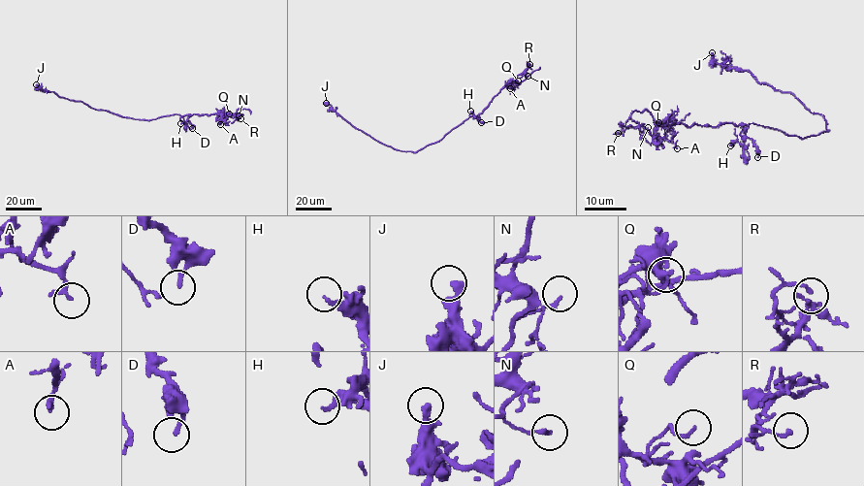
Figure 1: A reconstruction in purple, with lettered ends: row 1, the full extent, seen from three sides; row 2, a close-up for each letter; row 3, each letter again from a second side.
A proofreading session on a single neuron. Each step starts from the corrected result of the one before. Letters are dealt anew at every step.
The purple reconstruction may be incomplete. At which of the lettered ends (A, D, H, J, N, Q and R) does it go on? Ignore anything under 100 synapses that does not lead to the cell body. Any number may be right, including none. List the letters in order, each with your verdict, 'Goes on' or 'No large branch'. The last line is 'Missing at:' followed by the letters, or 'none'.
A: No large branch
D: No large branch
H: No large branch
J: No large branch
N: No large branch
Q: No large branch
R: No large branch
Missing at: none

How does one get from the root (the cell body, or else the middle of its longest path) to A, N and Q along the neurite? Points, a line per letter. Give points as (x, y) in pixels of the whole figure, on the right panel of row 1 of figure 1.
A: (804, 138), (753, 123), (744, 127), (732, 123), (686, 126), (666, 122), (671, 126), (663, 138), (677, 148)
N: (804, 138), (753, 123), (744, 127), (666, 122), (656, 127), (654, 136), (639, 126), (643, 133), (648, 127)
Q: (804, 138), (753, 123), (744, 127), (732, 123), (686, 126), (658, 122)

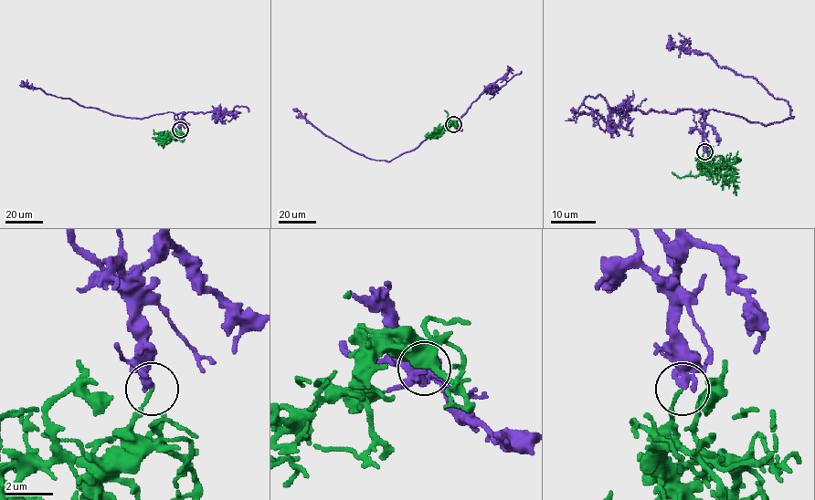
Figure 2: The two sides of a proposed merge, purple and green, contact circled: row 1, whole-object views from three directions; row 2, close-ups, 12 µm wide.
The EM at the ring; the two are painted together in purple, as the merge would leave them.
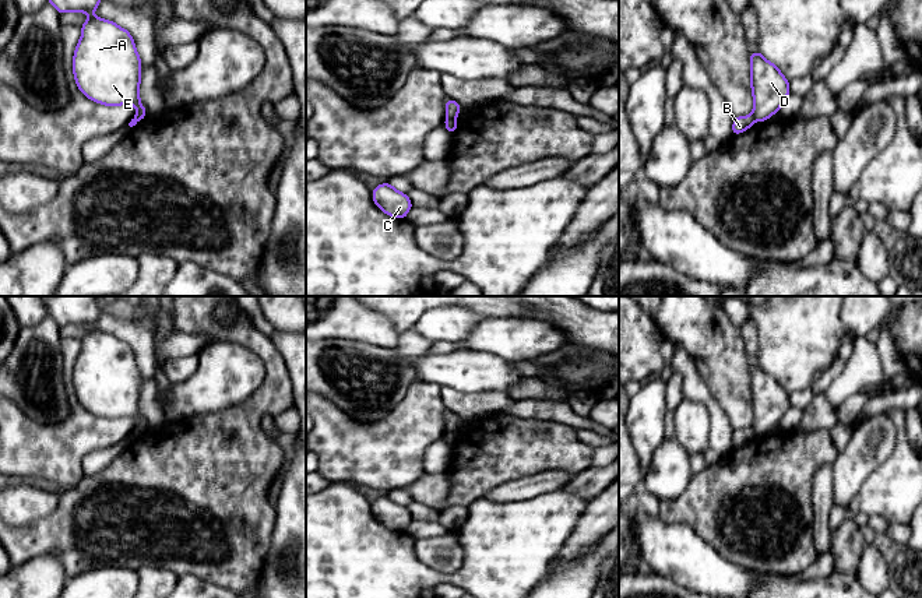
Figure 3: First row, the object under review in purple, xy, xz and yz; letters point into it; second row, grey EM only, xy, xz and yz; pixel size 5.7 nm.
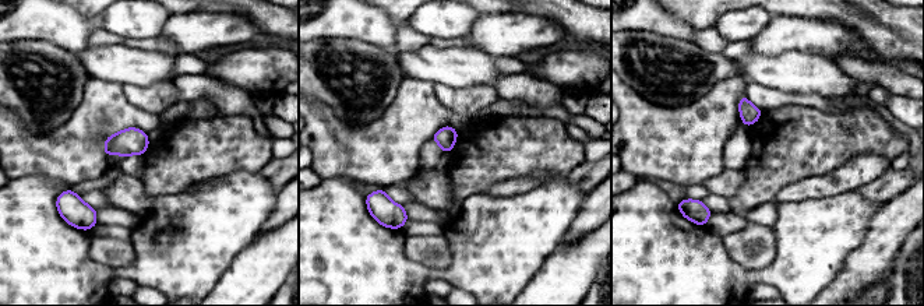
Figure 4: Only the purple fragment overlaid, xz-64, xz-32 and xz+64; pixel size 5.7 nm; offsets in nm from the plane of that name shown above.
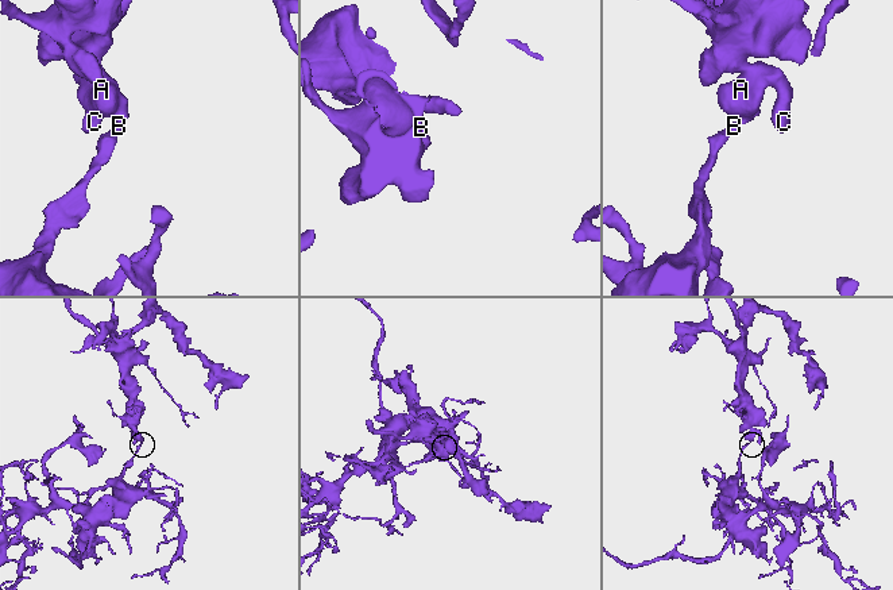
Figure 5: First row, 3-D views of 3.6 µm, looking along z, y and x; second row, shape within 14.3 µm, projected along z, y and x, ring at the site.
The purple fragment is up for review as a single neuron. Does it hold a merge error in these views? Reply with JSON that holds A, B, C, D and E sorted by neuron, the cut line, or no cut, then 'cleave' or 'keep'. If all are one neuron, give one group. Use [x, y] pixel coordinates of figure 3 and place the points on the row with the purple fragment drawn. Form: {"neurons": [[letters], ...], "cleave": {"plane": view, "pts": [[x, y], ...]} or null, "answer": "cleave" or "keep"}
{"neurons": [["A", "C", "D", "E"], ["B"]], "cleave": {"plane": "xz", "pts": [[456, 115], [446, 119]]}, "answer": "cleave"}

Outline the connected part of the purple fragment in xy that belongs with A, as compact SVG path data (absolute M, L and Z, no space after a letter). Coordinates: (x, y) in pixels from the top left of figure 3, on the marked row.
M47 0L59 14L74 11L89 17L73 56L77 88L92 102L105 106L134 105L137 119L148 112L141 105L141 59L131 34L113 21L92 13L102 0Z

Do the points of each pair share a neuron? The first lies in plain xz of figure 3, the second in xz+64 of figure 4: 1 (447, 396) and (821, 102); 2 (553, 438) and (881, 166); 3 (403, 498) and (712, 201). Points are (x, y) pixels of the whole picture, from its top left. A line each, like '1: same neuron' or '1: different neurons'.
1: same neuron
2: different neurons
3: different neurons

